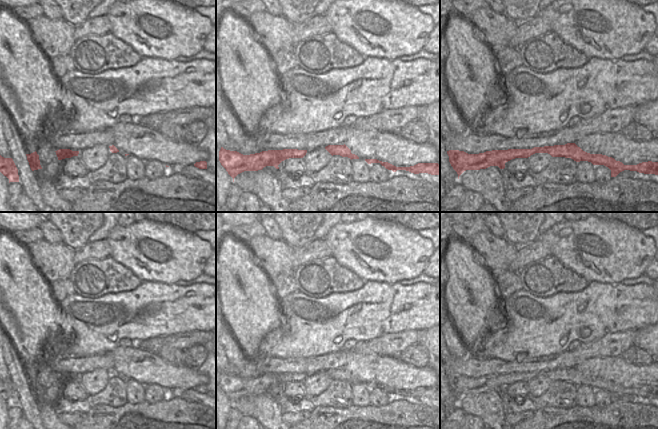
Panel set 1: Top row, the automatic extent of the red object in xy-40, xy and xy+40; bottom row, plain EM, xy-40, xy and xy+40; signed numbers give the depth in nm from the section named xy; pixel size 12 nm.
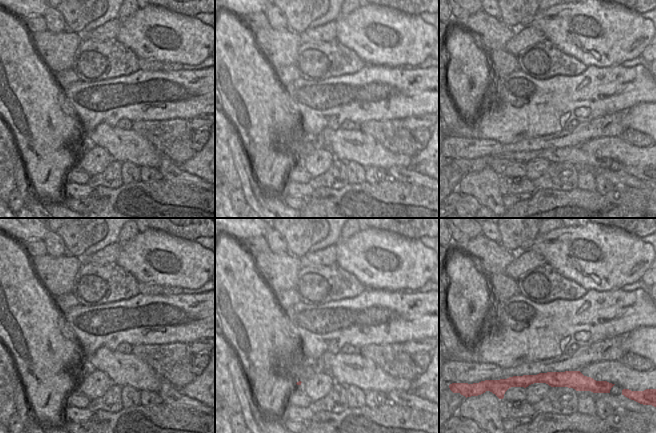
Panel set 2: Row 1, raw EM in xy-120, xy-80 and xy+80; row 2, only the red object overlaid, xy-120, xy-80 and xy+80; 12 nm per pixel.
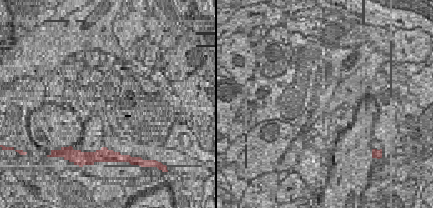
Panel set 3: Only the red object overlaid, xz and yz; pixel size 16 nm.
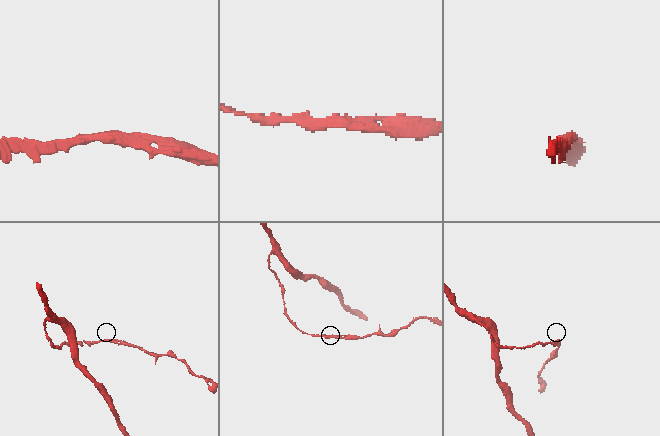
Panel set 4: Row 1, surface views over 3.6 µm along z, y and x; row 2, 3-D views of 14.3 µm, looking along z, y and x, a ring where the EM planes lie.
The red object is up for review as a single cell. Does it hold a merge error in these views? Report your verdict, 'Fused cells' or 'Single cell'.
Single cell.

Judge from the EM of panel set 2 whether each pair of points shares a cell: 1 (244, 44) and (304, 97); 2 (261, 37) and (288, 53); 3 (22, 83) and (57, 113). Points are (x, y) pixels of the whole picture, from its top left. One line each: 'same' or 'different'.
1: different
2: same
3: same

